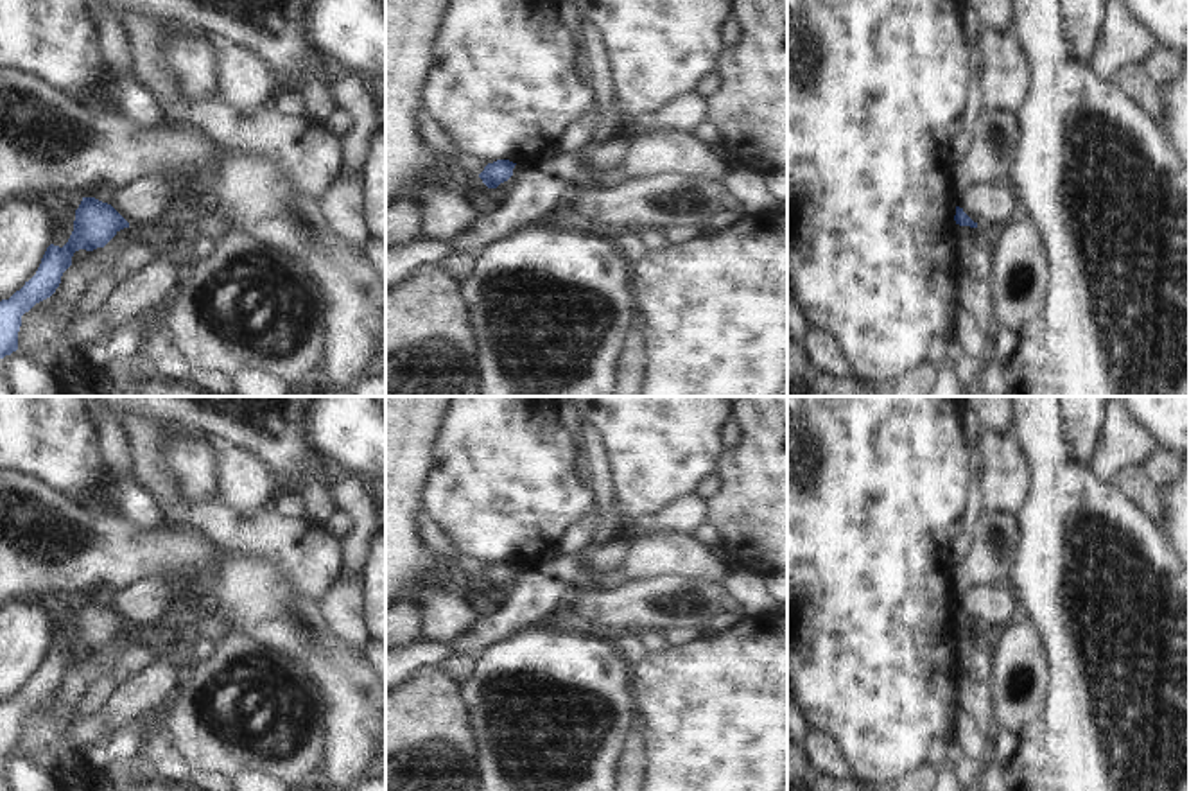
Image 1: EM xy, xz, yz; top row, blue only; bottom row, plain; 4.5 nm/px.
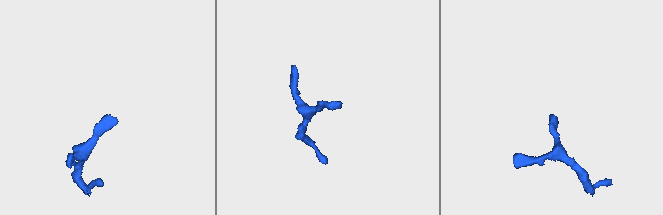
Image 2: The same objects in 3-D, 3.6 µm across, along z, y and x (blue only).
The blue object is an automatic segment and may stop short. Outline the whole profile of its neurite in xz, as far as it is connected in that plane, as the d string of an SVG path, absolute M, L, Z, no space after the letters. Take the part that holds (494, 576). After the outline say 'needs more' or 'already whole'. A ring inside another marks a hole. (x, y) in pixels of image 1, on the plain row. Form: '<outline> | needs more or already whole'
M497 561L493 565L488 565L479 579L488 590L497 590L500 585L508 583L513 578L515 567L516 565L509 561Z | already whole

